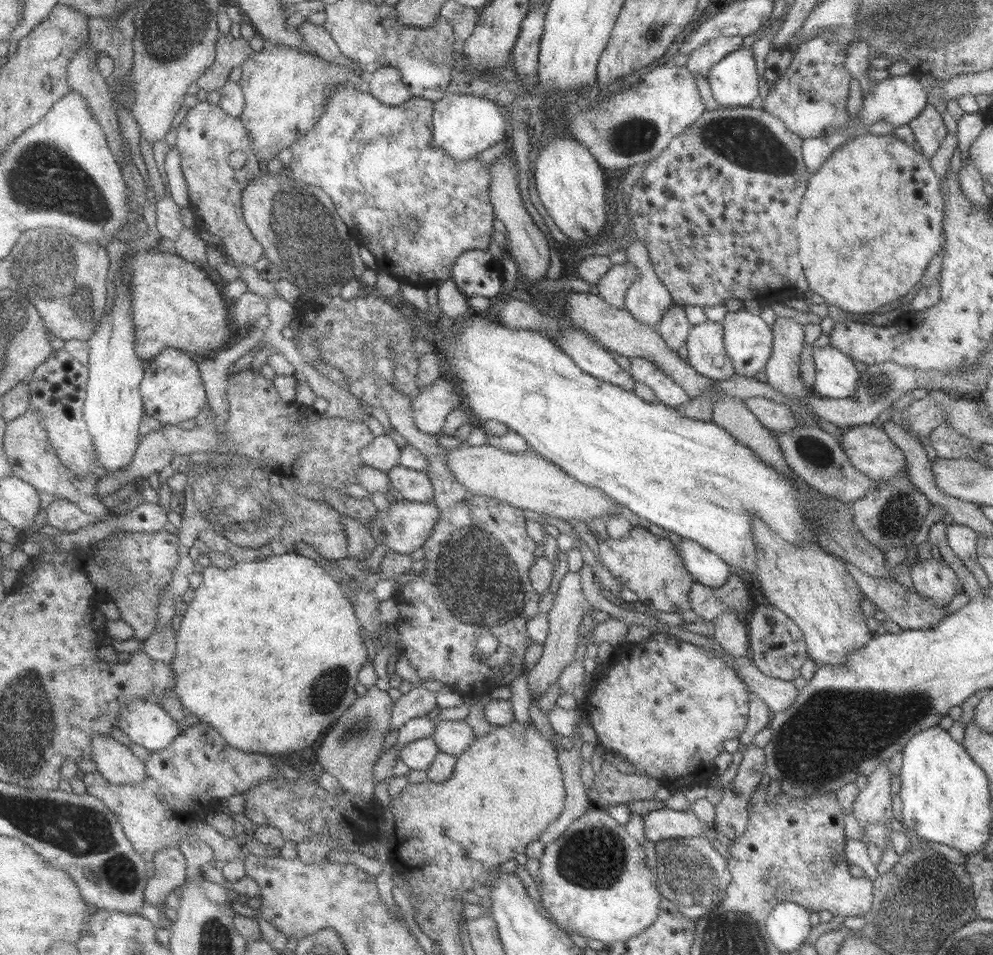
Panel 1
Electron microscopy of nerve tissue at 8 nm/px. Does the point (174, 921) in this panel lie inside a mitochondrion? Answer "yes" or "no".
no

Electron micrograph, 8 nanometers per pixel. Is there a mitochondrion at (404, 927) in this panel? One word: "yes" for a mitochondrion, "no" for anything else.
no

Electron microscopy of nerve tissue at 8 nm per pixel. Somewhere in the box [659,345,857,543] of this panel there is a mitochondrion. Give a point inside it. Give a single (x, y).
(817, 453)

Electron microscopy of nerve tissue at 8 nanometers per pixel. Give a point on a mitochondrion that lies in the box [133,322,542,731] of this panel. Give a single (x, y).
(476, 578)

